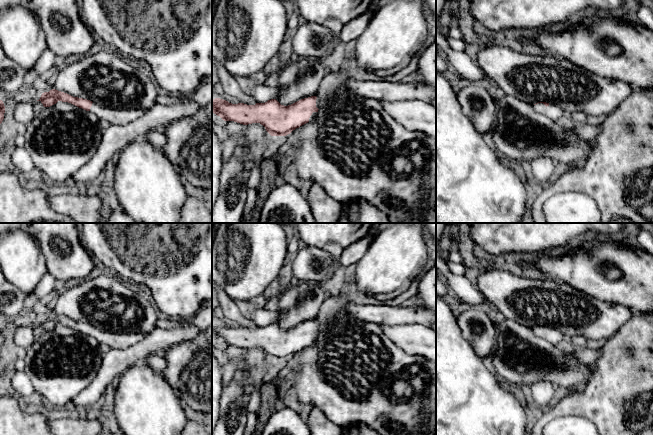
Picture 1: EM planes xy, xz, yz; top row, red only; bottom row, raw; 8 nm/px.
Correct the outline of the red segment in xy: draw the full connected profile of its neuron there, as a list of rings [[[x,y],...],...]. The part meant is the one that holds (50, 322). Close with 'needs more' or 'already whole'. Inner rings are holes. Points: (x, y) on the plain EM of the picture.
[[[52,313],[42,317],[39,324],[44,331],[50,331],[58,325],[71,327],[79,332],[94,337],[105,348],[126,349],[144,339],[146,335],[137,332],[114,333],[99,330],[90,324],[73,321],[67,317]]] | needs more

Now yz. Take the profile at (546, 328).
[[[538,326],[533,329],[533,332],[536,336],[546,339],[552,344],[559,344],[566,342],[562,333],[554,328],[549,328],[546,326]]] | needs more

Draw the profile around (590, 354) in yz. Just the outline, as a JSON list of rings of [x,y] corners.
[[[591,344],[585,349],[574,349],[572,350],[575,358],[583,364],[591,364],[596,361],[597,358],[601,355],[601,350],[599,344]]]

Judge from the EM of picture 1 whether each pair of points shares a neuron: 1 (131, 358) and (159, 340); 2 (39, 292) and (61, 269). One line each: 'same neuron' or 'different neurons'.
1: same neuron
2: different neurons

